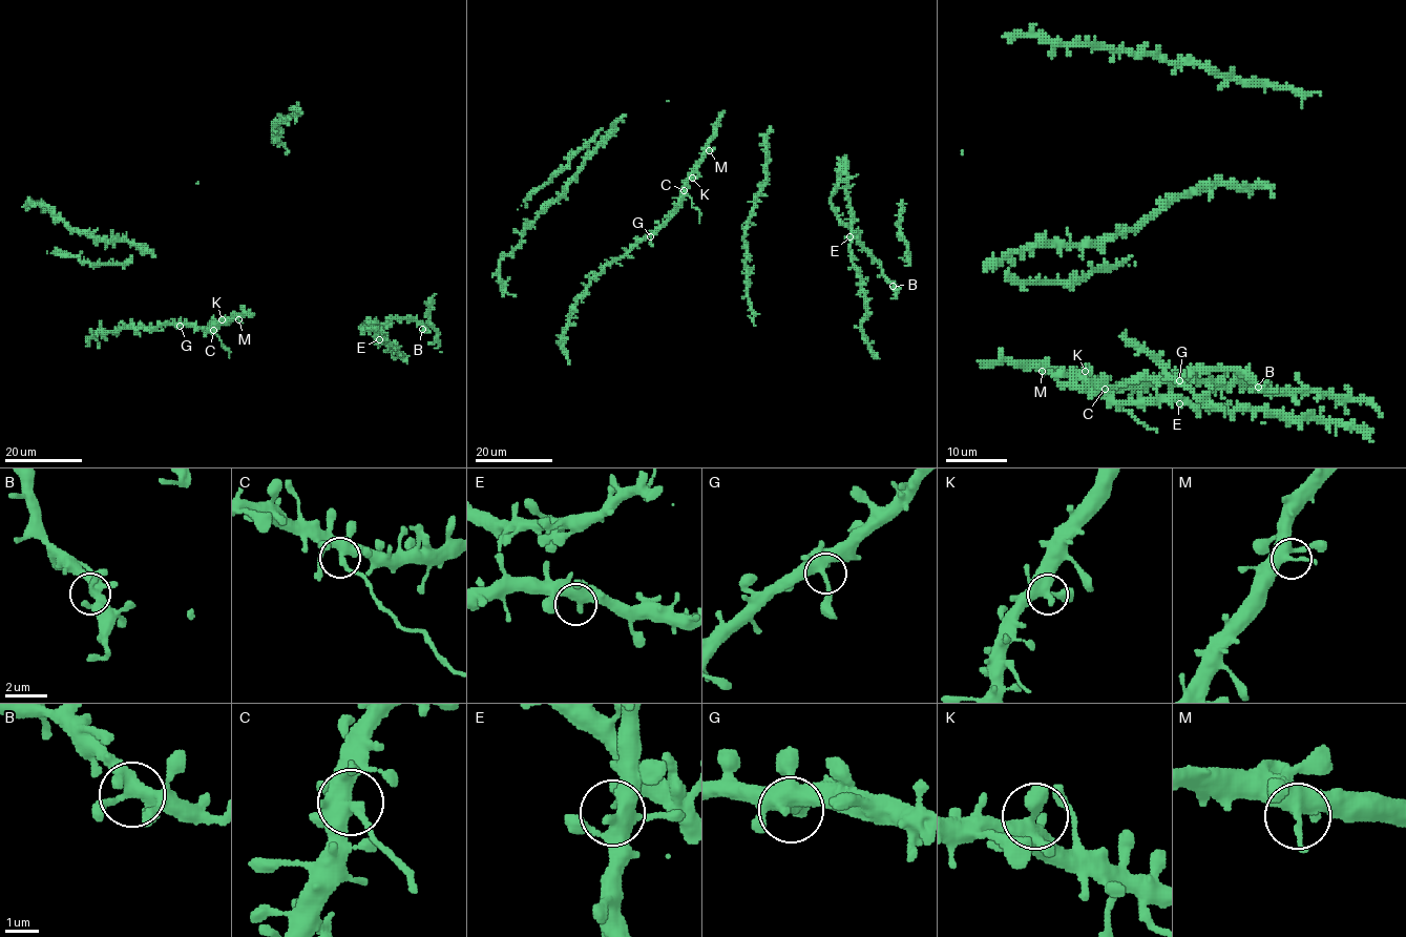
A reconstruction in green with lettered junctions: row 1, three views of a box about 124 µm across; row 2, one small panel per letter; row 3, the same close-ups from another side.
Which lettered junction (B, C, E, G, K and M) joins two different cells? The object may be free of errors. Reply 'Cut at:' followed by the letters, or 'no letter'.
Cut at: C

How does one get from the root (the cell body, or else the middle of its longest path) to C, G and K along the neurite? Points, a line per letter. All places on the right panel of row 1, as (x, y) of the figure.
C: (1000, 350), (1003, 358), (1066, 373), (1082, 373), (1105, 388)
G: (1000, 350), (1003, 358), (1066, 373), (1082, 373), (1089, 380), (1108, 387), (1140, 388), (1173, 378), (1179, 380)
K: (1000, 350), (1003, 358), (1016, 363), (1057, 368), (1066, 373), (1085, 371)

